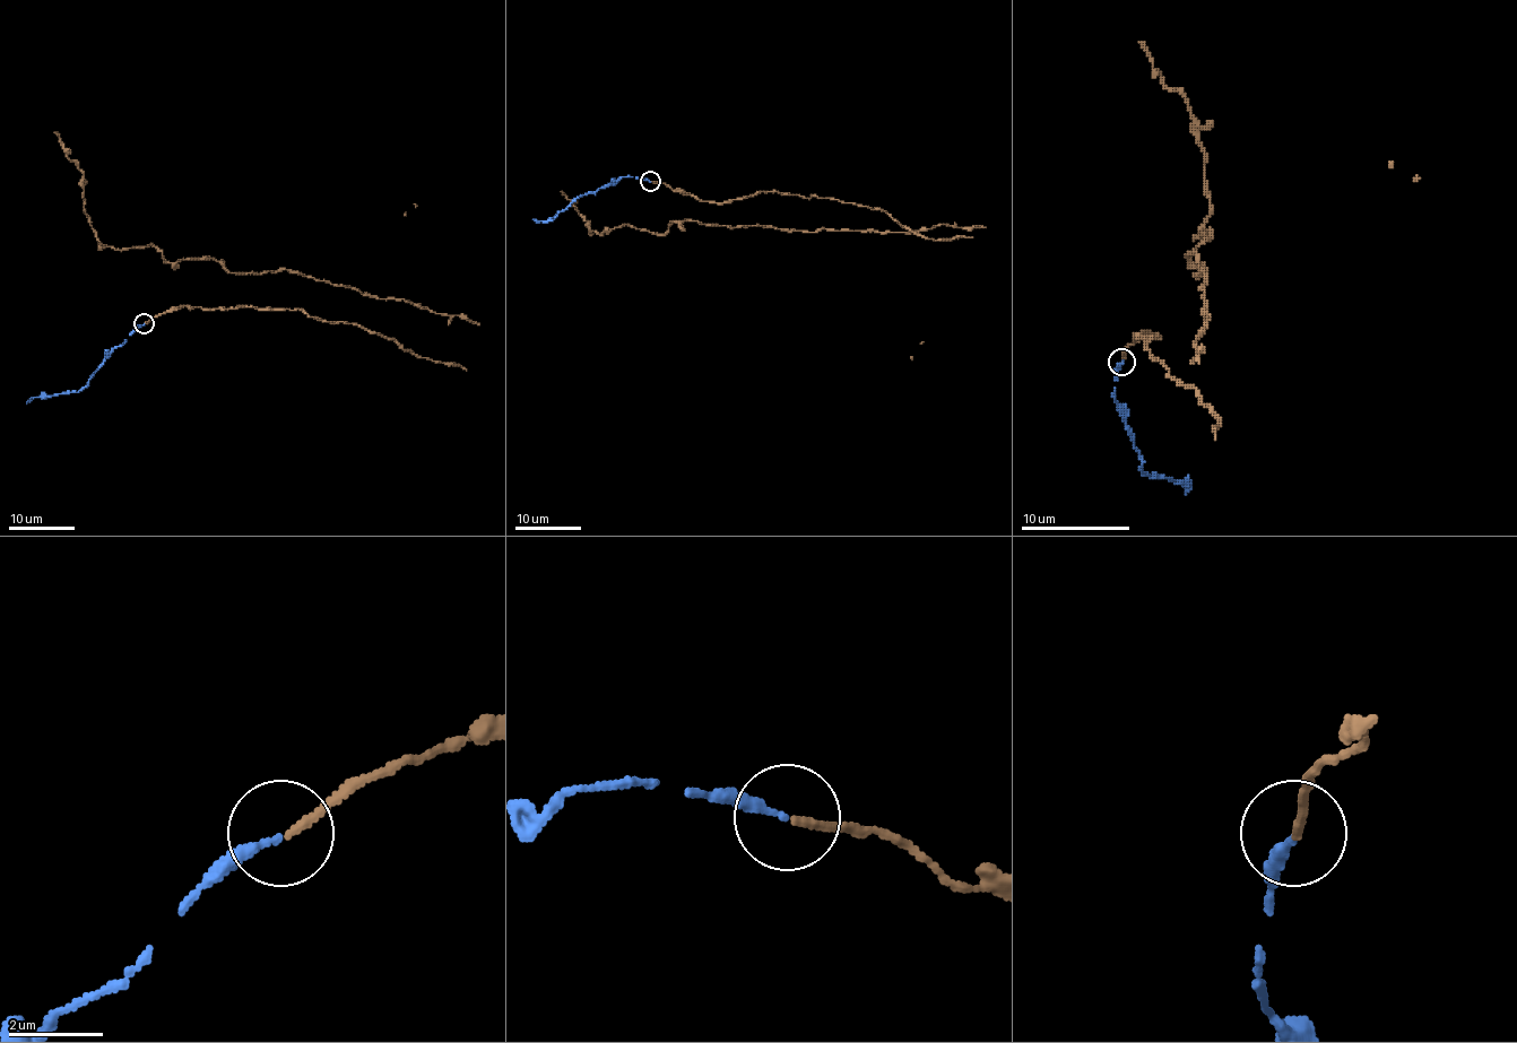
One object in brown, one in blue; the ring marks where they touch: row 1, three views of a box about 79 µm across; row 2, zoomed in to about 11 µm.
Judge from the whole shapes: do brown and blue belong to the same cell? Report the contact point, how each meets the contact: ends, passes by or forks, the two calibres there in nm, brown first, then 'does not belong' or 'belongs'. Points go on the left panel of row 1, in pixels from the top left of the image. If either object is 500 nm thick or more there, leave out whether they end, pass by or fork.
at (144, 323); brown ends there; blue ends there; 170 nm thick on the brown side, 180 nm on the other; belongs

